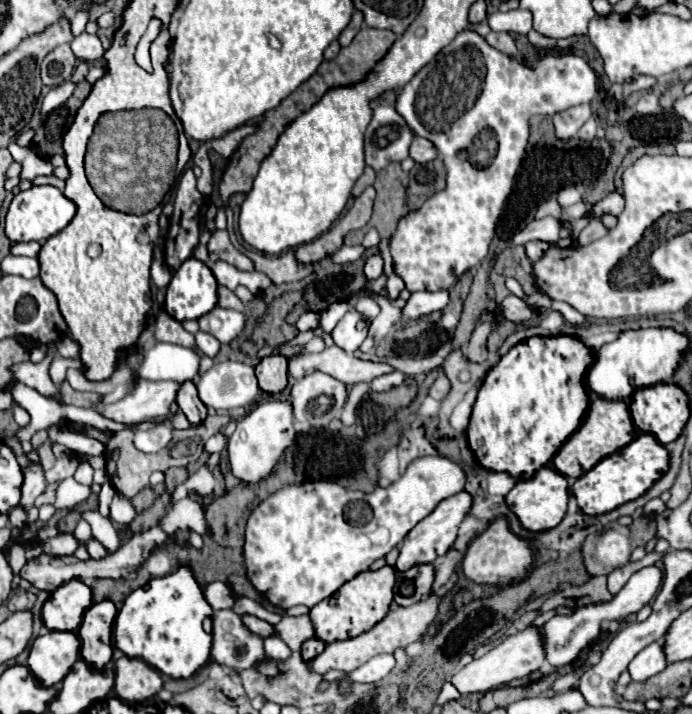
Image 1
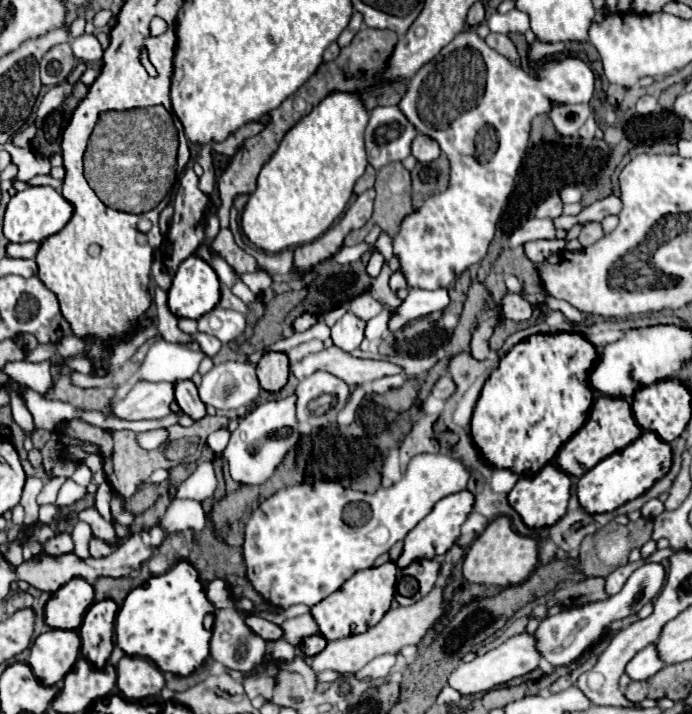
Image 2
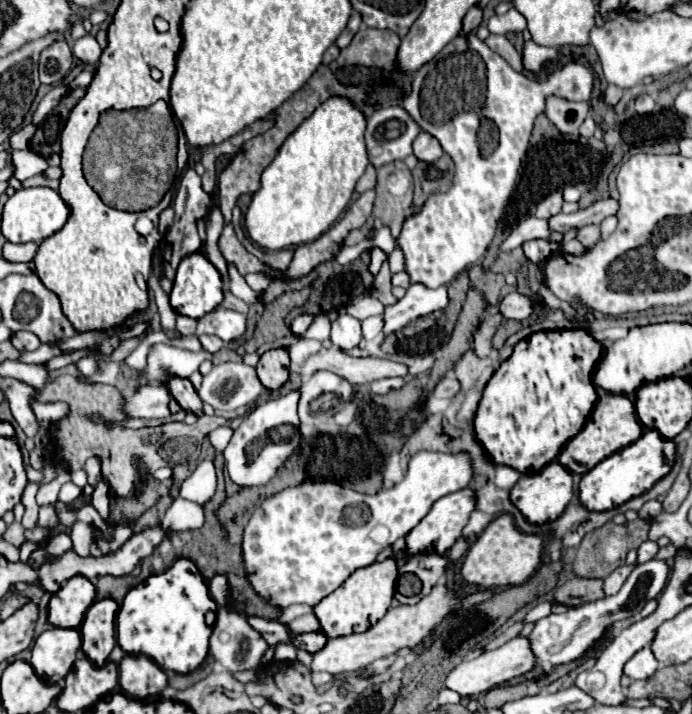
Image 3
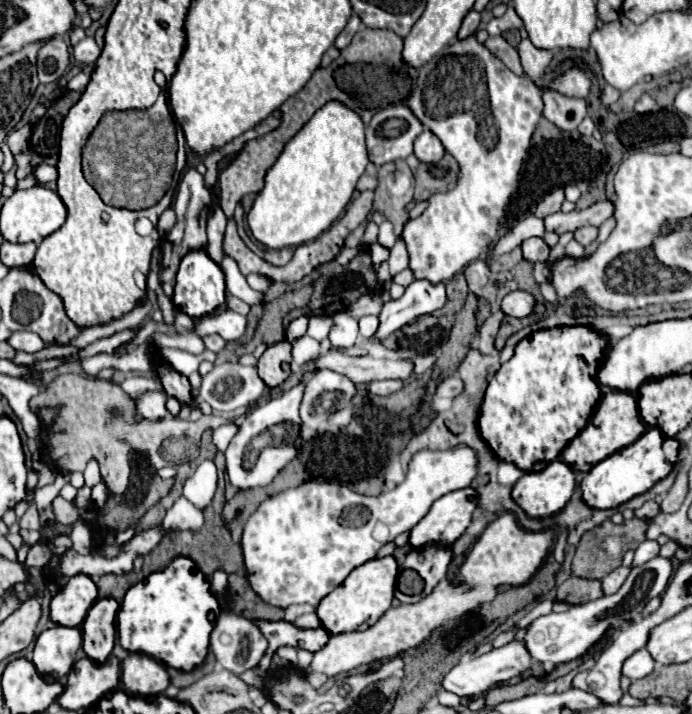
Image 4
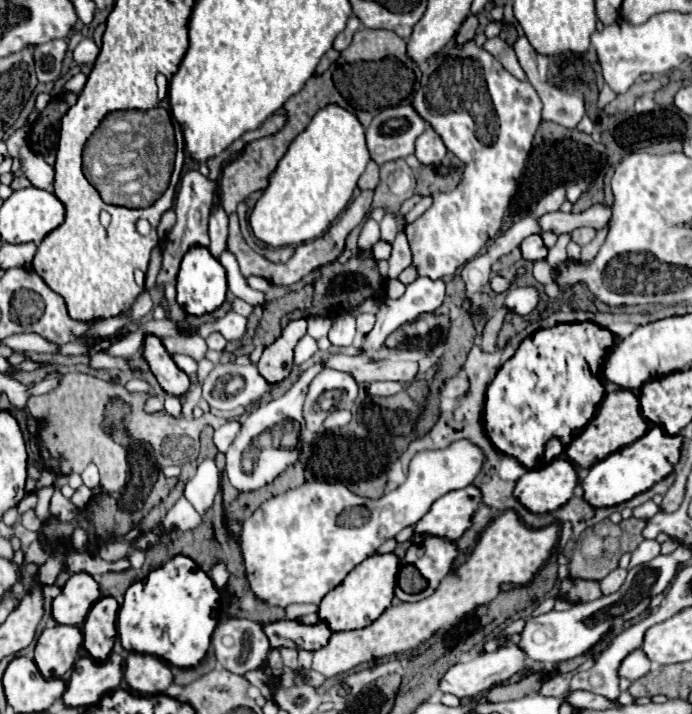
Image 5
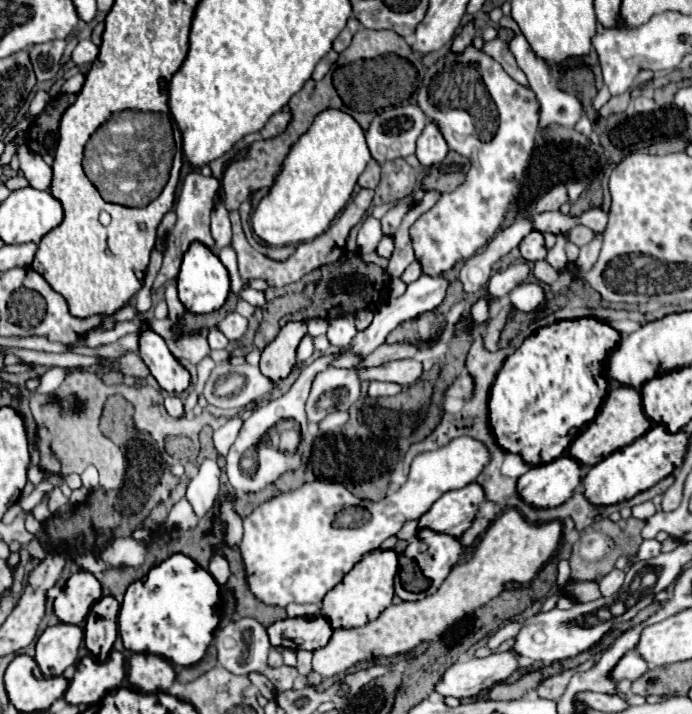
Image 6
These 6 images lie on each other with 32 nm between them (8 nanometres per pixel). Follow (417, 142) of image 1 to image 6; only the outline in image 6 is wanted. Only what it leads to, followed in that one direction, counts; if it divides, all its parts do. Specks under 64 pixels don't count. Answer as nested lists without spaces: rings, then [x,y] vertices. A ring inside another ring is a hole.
[[[426,124],[424,132],[418,138],[418,148],[416,148],[416,158],[420,160],[422,166],[434,166],[440,164],[448,154],[448,144],[444,136],[440,136],[440,130],[436,124]]]

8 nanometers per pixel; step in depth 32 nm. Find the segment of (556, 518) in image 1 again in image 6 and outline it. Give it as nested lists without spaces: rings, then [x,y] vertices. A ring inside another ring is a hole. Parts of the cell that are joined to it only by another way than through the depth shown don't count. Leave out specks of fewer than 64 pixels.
[[[564,454],[552,464],[530,468],[518,478],[518,494],[534,508],[554,508],[564,504],[582,480],[582,464]]]

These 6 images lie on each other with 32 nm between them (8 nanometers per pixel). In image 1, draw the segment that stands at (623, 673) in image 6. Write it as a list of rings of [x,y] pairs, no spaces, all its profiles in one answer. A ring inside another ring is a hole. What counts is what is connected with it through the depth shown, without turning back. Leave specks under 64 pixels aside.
[[[654,642],[648,648],[640,650],[634,660],[628,666],[628,672],[632,676],[632,680],[648,680],[650,676],[662,672],[666,668],[666,660],[664,660],[664,652],[662,652],[662,642]]]

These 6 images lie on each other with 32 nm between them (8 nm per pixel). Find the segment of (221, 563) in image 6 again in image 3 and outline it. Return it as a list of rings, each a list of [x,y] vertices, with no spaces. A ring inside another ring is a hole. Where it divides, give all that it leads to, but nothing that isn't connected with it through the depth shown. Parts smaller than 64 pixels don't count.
[[[216,574],[210,580],[210,594],[218,602],[218,606],[226,606],[226,596],[228,596],[228,580],[224,574]]]

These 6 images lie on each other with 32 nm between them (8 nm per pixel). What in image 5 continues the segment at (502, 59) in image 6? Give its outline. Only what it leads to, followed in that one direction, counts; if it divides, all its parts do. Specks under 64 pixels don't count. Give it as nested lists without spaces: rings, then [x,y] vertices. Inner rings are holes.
[[[496,36],[496,38],[490,38],[490,40],[486,40],[484,50],[490,52],[496,60],[500,60],[500,64],[502,64],[512,76],[516,76],[518,80],[526,80],[524,70],[520,68],[520,64],[518,64],[518,60],[516,60],[516,54],[514,54],[512,46],[508,46],[504,40],[500,40],[498,36]]]

